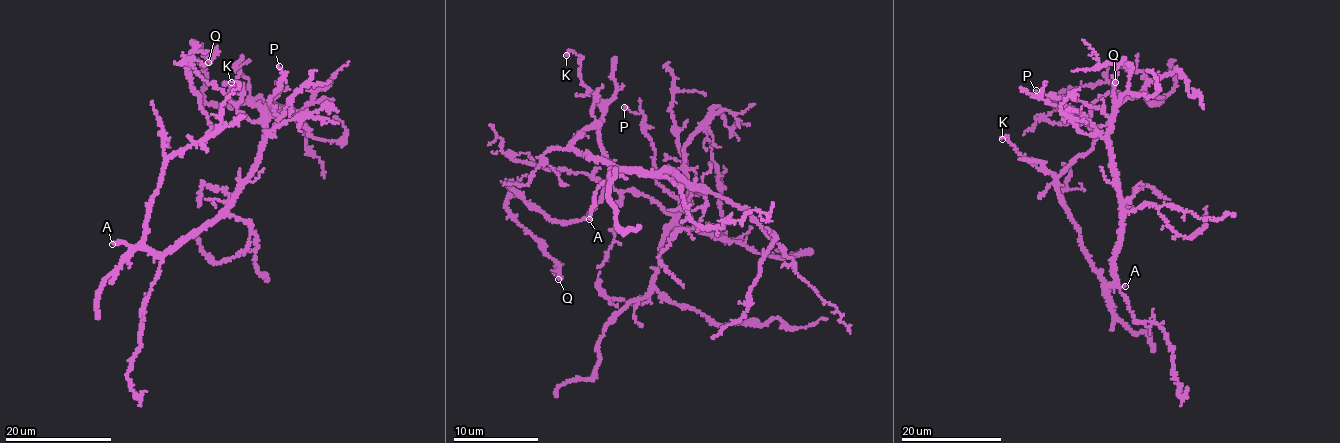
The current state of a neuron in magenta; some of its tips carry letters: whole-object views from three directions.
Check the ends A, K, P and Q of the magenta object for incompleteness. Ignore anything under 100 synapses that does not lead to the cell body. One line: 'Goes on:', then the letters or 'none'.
Goes on: none

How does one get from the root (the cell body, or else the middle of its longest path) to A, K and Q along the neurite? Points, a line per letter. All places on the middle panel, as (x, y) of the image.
A: (659, 176), (618, 170), (597, 187), (595, 206), (589, 219)
K: (659, 176), (613, 168), (570, 145), (601, 117), (603, 100), (583, 84), (583, 57), (570, 50), (566, 55)
Q: (659, 176), (579, 155), (570, 145), (598, 126), (609, 177), (577, 222), (510, 183), (507, 205), (558, 279)

